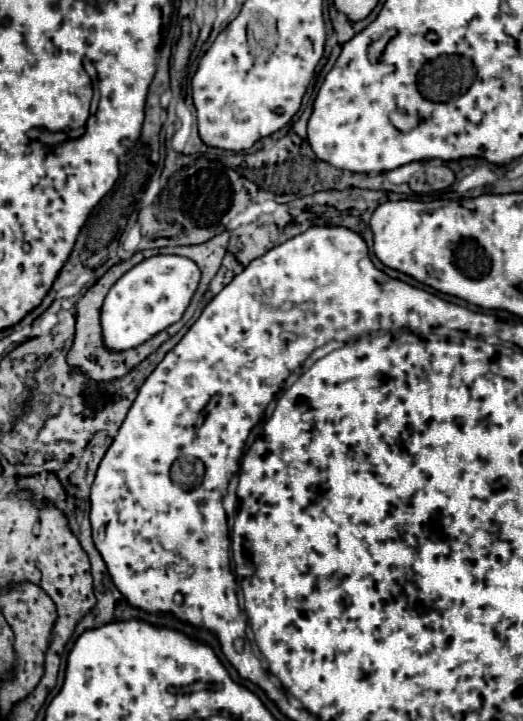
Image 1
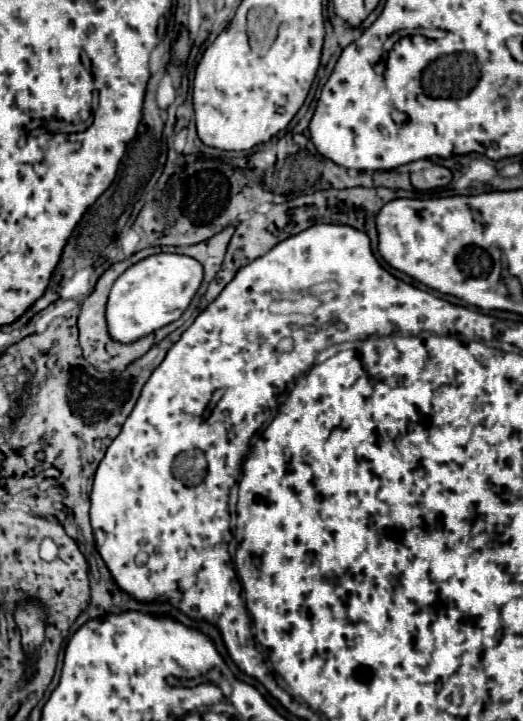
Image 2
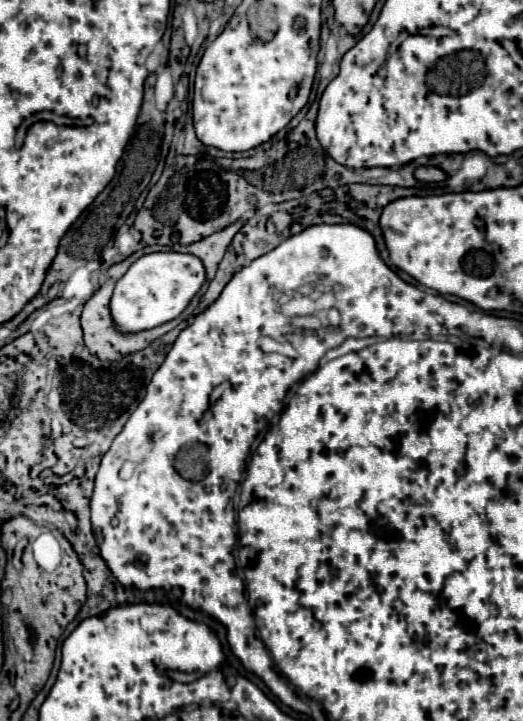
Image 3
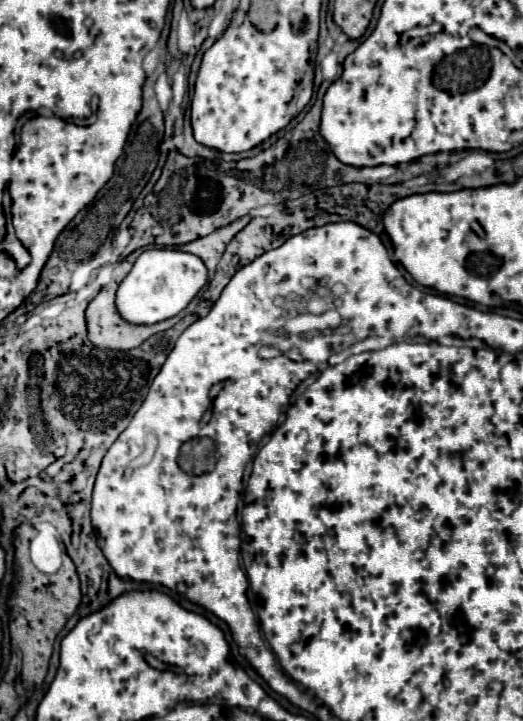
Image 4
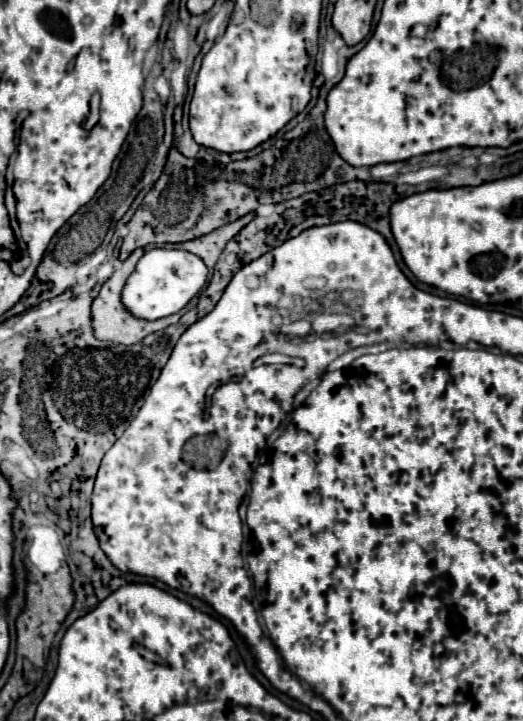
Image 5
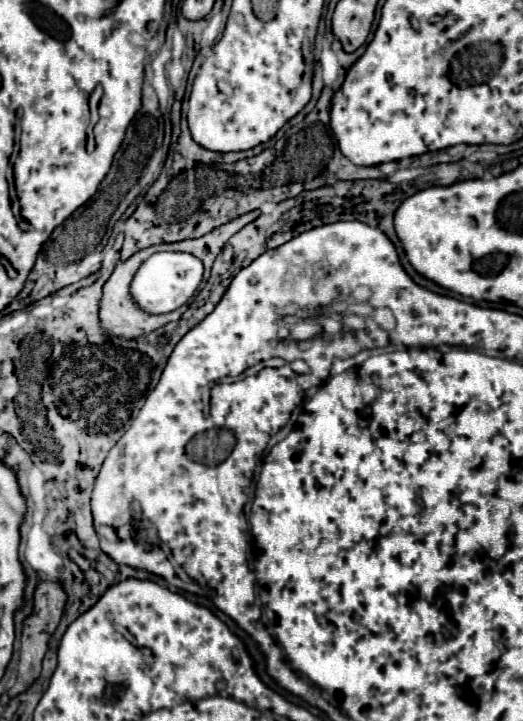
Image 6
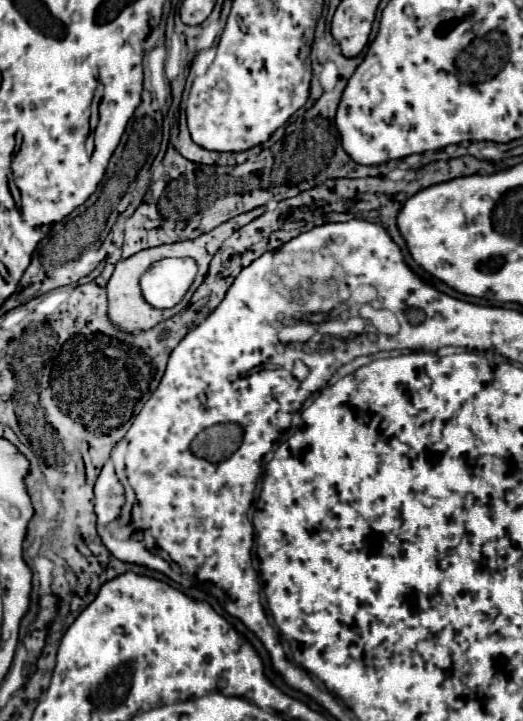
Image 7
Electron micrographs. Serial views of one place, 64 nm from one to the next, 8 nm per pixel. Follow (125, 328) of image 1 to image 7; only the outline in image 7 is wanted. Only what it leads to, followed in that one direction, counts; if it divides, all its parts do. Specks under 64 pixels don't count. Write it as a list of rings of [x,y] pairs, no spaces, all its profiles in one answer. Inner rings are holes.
[[[164,258],[142,276],[144,298],[156,308],[172,308],[180,302],[196,276],[196,262],[190,258]]]

